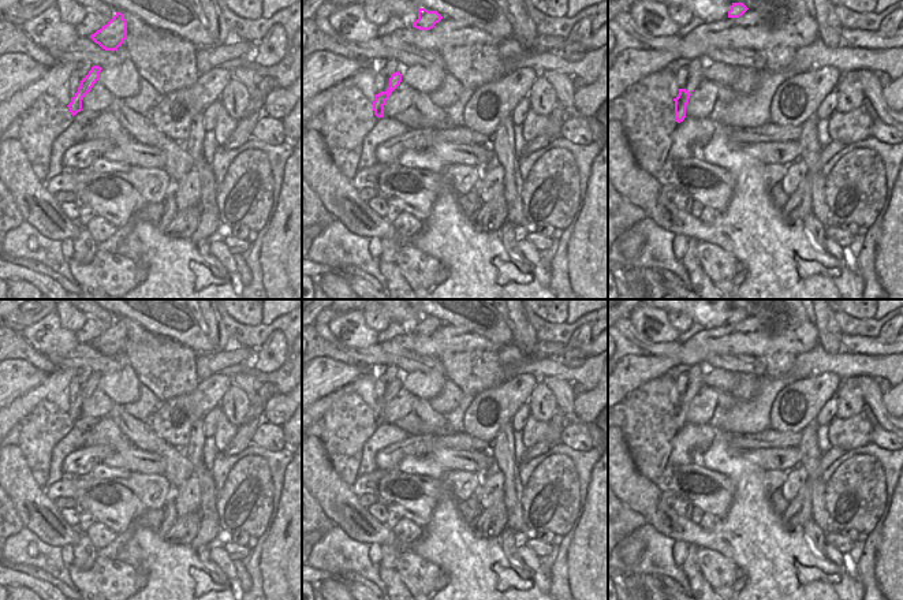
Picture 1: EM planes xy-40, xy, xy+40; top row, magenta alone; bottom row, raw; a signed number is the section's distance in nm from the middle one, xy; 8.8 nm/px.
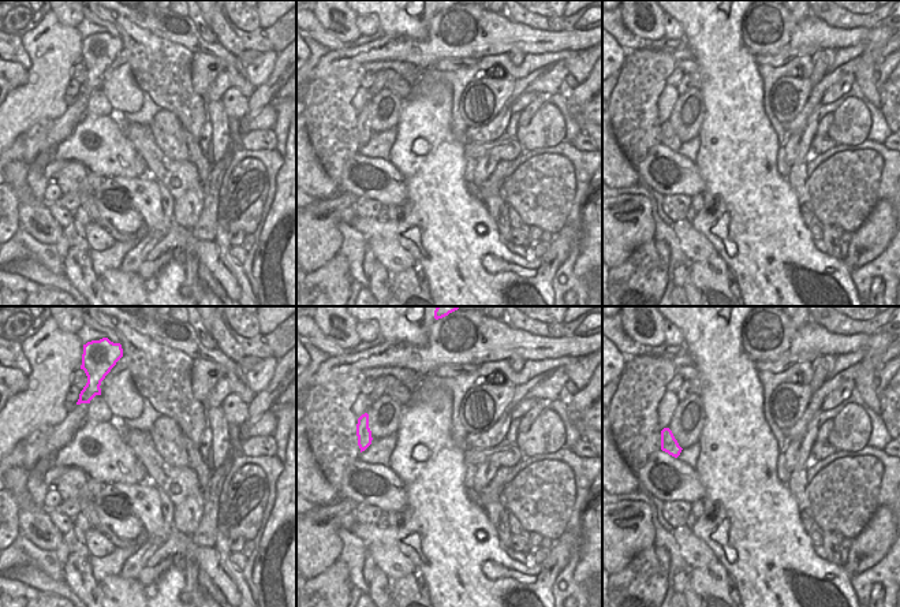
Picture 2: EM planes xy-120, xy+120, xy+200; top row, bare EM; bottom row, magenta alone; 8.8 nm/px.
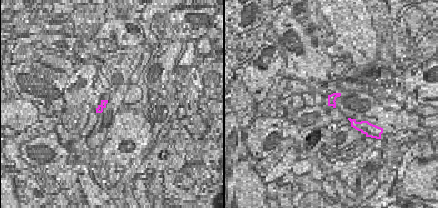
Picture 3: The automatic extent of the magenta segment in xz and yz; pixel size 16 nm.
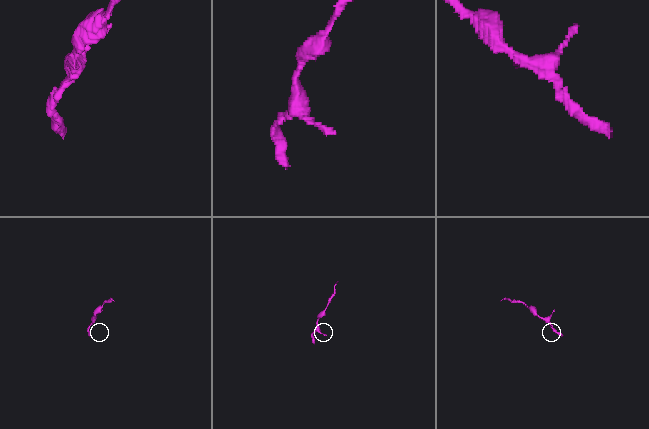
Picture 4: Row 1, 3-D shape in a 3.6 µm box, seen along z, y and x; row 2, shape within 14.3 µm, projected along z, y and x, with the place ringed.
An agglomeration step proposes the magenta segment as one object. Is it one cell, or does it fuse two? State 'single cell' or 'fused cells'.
single cell

